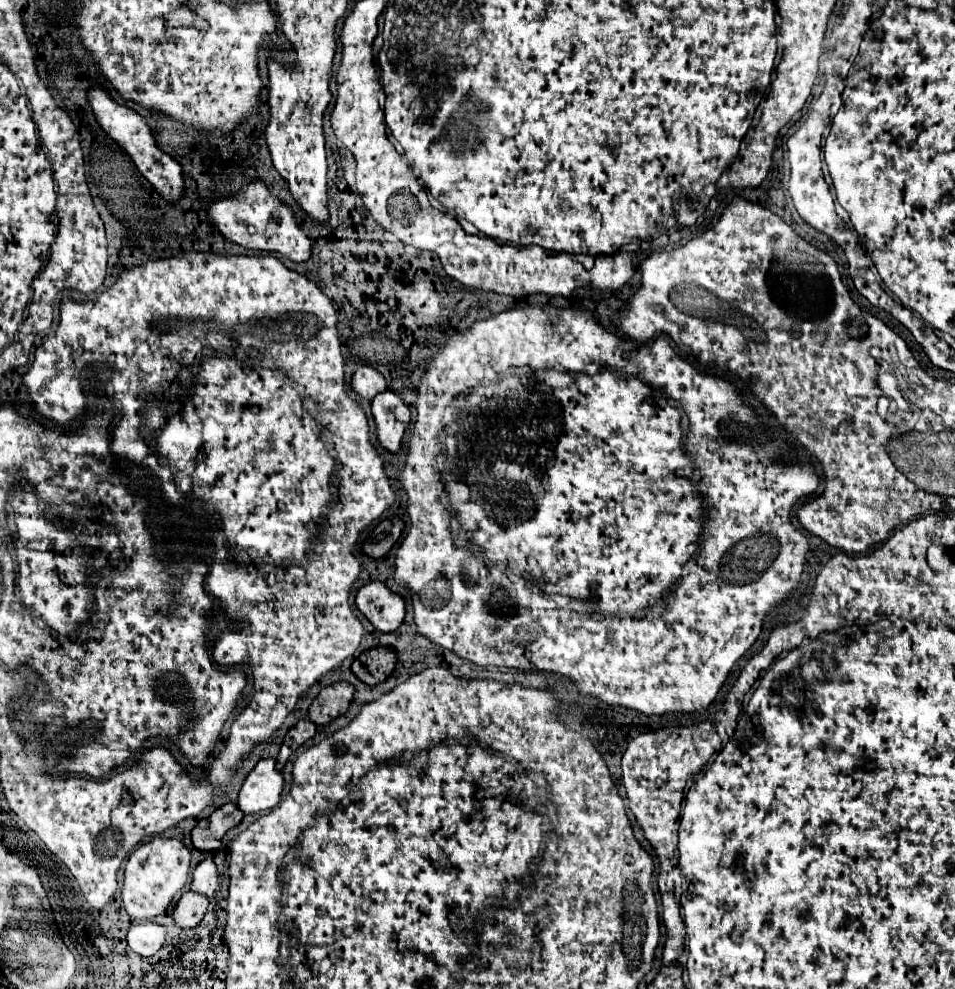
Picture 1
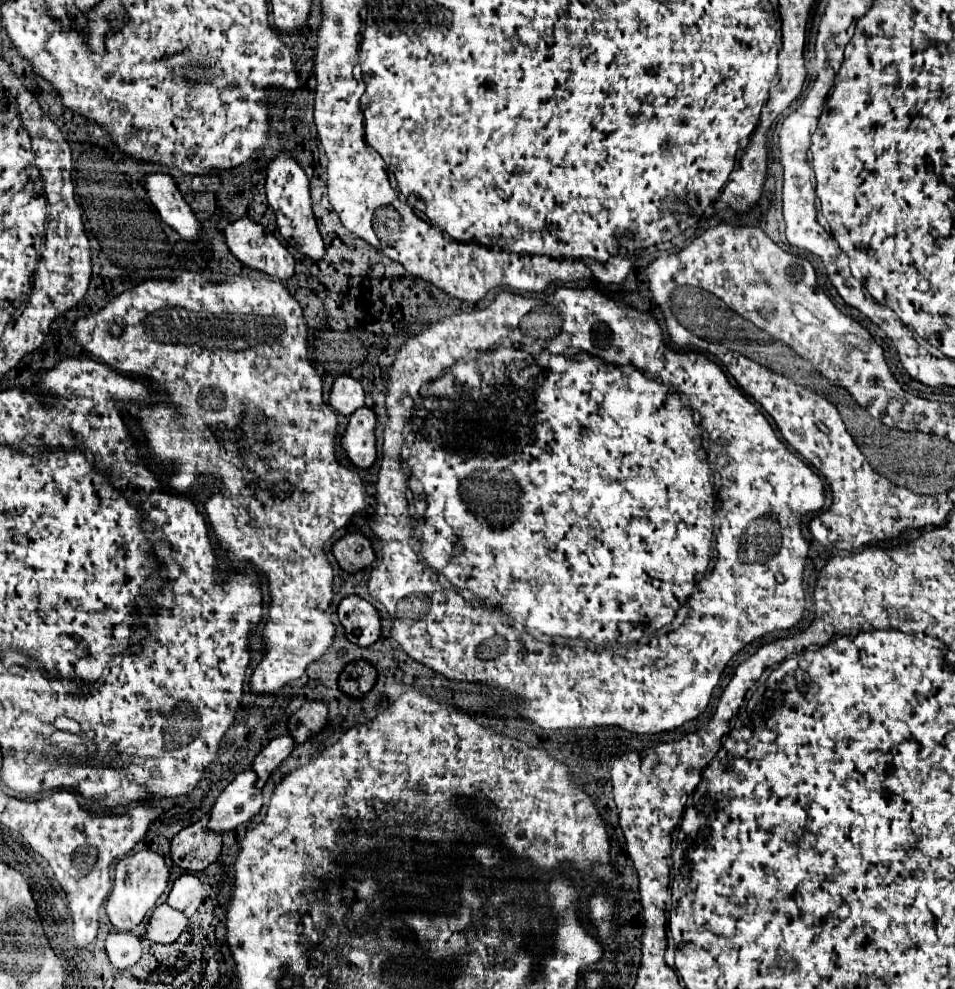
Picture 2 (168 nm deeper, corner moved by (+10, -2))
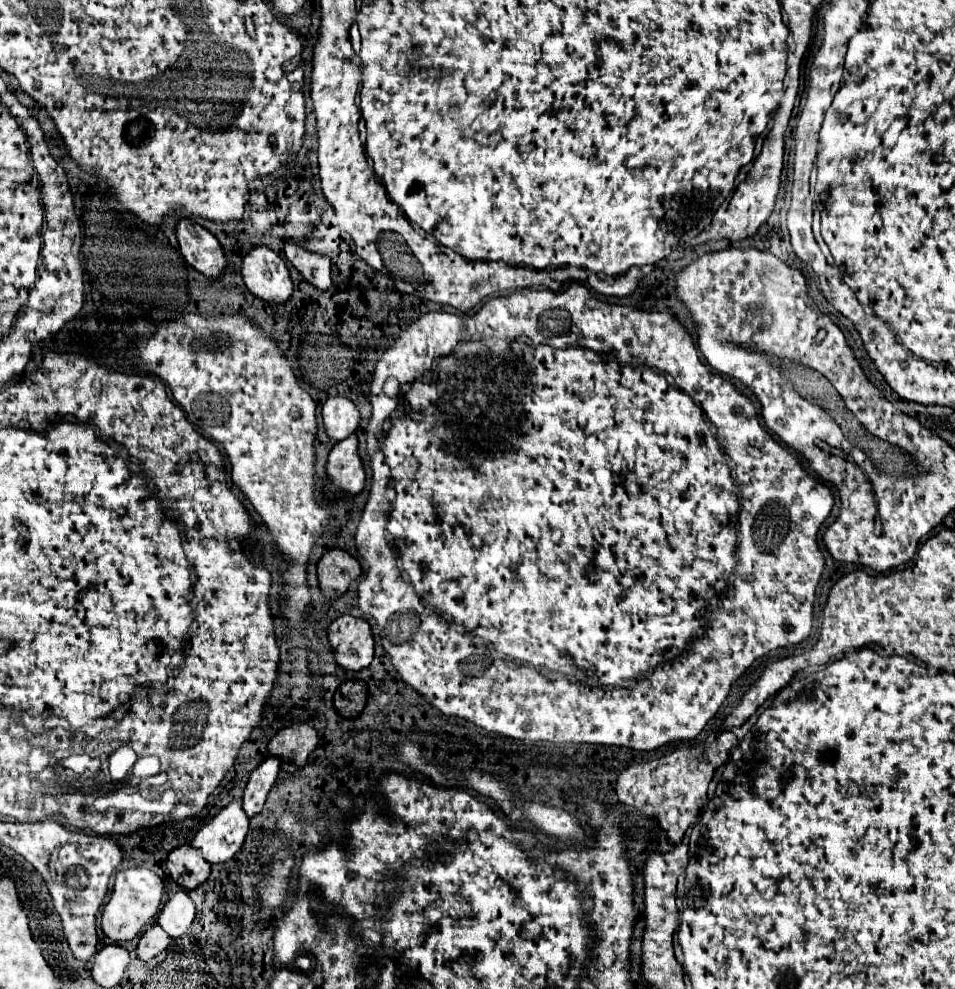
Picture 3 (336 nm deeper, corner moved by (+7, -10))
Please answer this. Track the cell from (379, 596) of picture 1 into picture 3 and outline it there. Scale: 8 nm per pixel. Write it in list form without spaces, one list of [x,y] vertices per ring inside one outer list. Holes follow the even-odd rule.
[[[350,615],[334,619],[328,627],[328,641],[334,663],[344,671],[360,671],[372,663],[374,639],[364,619],[354,619]]]

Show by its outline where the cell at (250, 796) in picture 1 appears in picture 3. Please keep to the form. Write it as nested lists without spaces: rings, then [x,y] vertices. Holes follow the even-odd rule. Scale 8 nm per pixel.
[[[230,803],[194,835],[190,845],[200,849],[210,865],[224,863],[242,847],[248,823],[250,819],[244,815],[240,803]]]

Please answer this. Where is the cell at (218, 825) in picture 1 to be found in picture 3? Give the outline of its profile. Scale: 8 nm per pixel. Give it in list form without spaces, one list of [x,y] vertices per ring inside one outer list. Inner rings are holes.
[[[182,845],[174,849],[168,855],[166,867],[170,871],[170,877],[188,891],[202,885],[210,875],[210,867],[208,863],[204,863],[204,857],[200,855],[200,851],[196,851],[190,845]]]

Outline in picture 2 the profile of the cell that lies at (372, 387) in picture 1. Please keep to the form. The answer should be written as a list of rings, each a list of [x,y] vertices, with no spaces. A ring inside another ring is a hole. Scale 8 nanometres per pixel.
[[[341,375],[339,379],[335,379],[333,389],[329,393],[329,405],[343,415],[351,415],[355,409],[363,407],[365,391],[361,383],[351,375]]]

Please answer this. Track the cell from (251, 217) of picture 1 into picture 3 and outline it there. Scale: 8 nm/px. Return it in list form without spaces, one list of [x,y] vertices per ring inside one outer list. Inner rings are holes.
[[[256,247],[244,257],[242,277],[248,291],[266,305],[286,303],[294,289],[286,263],[268,247]]]

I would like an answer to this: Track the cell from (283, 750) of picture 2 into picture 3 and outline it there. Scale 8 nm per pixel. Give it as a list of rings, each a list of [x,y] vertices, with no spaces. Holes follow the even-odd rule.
[[[268,757],[252,771],[250,781],[244,789],[244,797],[242,797],[242,809],[248,817],[254,817],[262,811],[266,795],[270,787],[274,785],[278,771],[280,771],[280,763],[276,757]]]

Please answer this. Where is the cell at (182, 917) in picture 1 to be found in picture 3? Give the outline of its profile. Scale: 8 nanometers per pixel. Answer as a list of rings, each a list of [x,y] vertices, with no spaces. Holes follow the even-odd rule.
[[[148,925],[144,931],[142,931],[142,937],[138,941],[138,947],[136,947],[136,957],[140,961],[150,961],[152,957],[160,955],[162,951],[166,951],[170,947],[172,939],[168,935],[164,935],[164,931],[160,931],[160,927],[156,925]]]

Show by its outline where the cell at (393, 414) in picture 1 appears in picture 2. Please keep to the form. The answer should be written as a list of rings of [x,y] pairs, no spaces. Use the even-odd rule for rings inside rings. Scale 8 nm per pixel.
[[[361,407],[349,417],[349,425],[347,431],[343,433],[341,445],[357,467],[367,469],[377,459],[375,427],[377,427],[377,415],[369,407]]]

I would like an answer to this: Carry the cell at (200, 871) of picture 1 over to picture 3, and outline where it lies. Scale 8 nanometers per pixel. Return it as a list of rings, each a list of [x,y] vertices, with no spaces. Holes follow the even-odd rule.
[[[178,891],[168,899],[168,903],[158,913],[156,925],[160,925],[172,939],[176,939],[192,925],[194,917],[196,909],[192,899],[188,897],[186,891]]]

